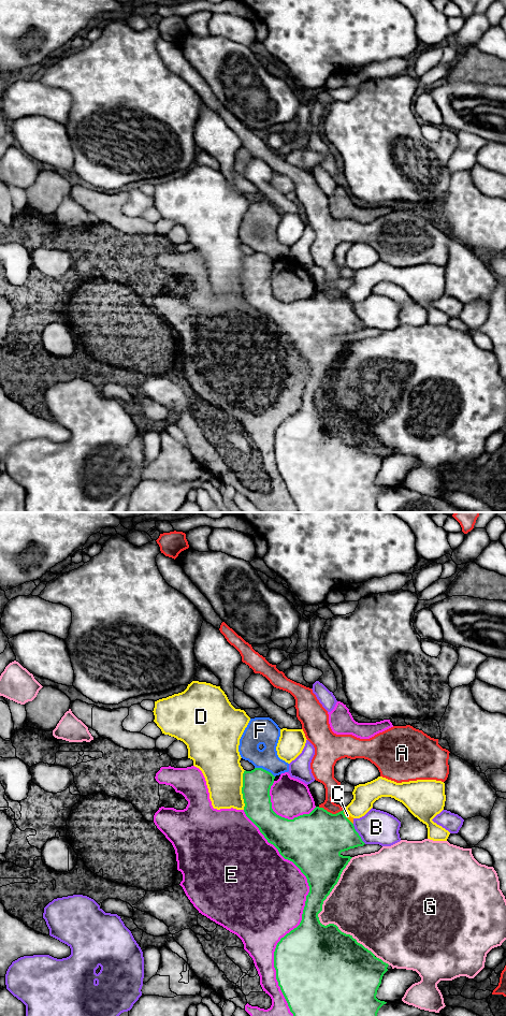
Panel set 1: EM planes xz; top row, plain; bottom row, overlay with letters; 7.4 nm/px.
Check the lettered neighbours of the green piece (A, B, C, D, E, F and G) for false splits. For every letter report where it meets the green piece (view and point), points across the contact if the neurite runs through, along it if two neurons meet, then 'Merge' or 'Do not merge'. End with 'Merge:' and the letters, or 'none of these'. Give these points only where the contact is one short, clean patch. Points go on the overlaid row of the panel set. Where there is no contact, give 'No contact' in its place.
A: Touches green at xz (331, 813). Do not merge
B: Touches green at xz (358, 833). Do not merge
C: Touches green at xz (346, 817). Do not merge
D: Touches green at xz (242, 789). Do not merge
E: Touches green at xz (303, 912). Do not merge
F: Touches green at xz (263, 769). Boundary: xz (255, 767), (261, 767), (274, 777). Do not merge
G: Touches green at xz (321, 924). Do not merge
Merge: none of these

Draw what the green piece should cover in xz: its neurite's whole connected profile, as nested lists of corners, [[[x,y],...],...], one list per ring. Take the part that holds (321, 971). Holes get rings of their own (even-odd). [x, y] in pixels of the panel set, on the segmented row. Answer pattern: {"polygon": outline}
{"polygon": [[[262,768],[244,771],[244,812],[268,842],[301,870],[309,886],[300,925],[280,939],[274,952],[278,986],[293,1016],[377,1016],[379,1008],[387,1003],[378,1000],[376,995],[389,964],[352,935],[342,932],[334,924],[322,925],[318,917],[323,901],[352,858],[341,853],[365,843],[345,816],[344,810],[332,814],[316,807],[309,814],[293,819],[277,815],[272,809],[270,796],[274,779],[271,772]]]}

